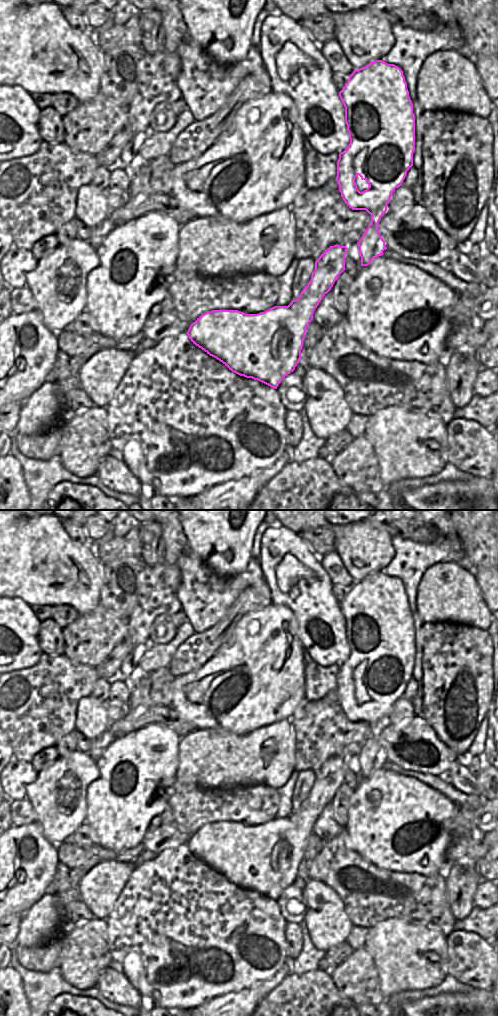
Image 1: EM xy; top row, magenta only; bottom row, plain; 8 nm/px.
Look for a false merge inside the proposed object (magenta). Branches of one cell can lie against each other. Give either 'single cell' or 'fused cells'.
single cell

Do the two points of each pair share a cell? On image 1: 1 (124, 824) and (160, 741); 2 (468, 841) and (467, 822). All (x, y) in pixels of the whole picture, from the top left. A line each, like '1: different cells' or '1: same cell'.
1: same cell
2: same cell

